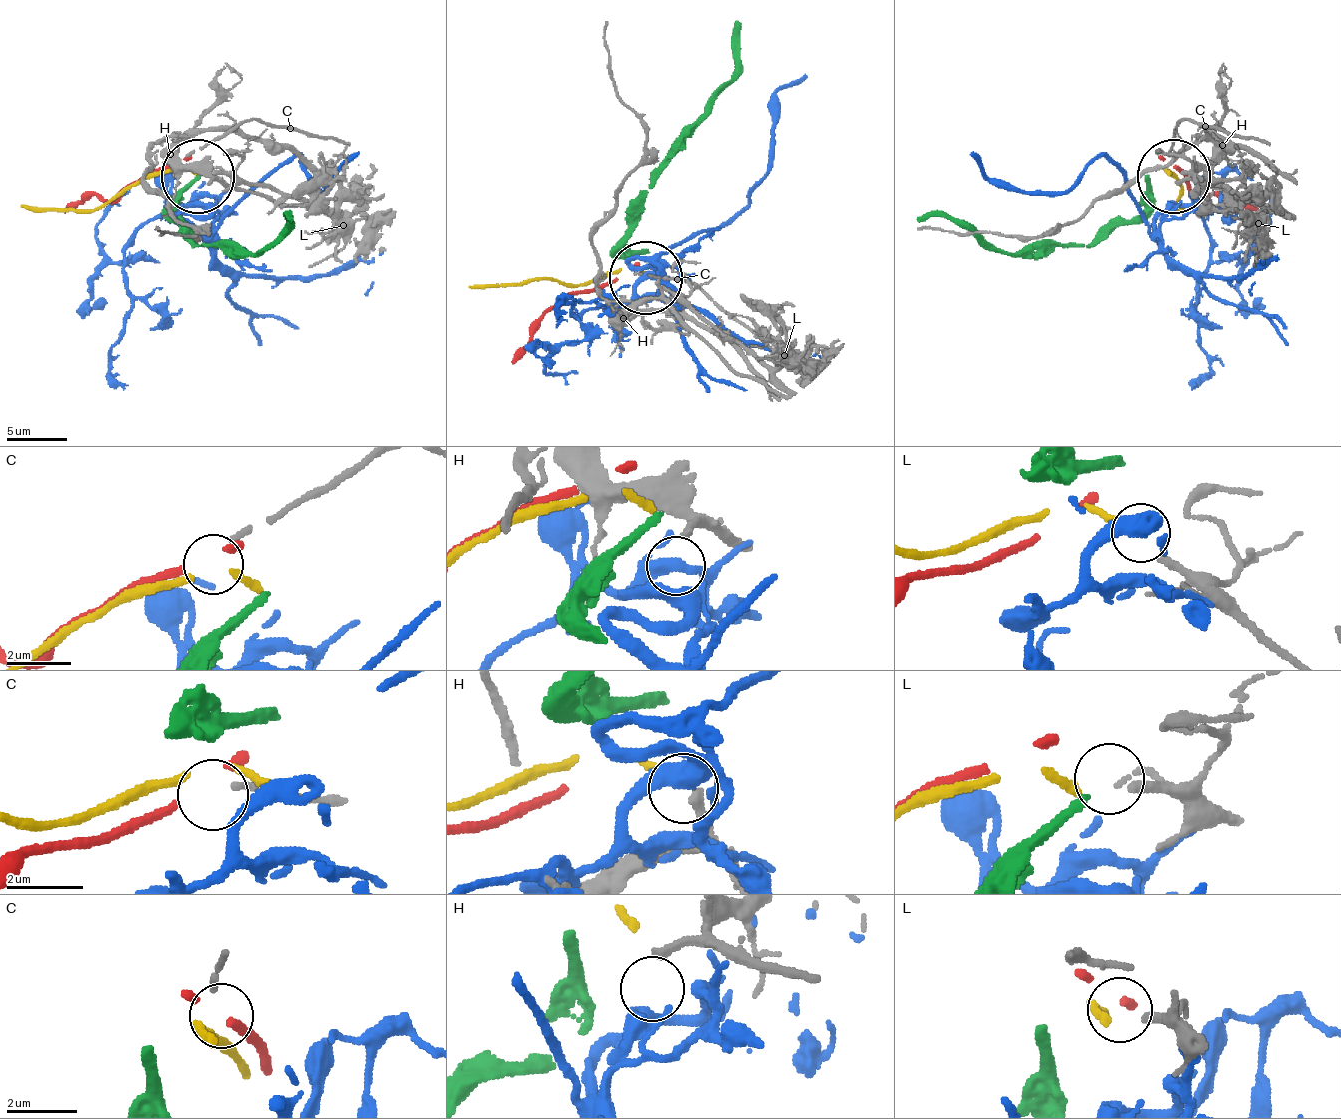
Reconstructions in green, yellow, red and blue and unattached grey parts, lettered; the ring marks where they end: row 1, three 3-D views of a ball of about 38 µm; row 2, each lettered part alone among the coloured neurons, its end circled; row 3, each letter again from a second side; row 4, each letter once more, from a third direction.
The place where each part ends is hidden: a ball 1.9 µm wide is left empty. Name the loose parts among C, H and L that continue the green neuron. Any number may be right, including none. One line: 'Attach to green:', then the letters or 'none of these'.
Attach to green: none of these

